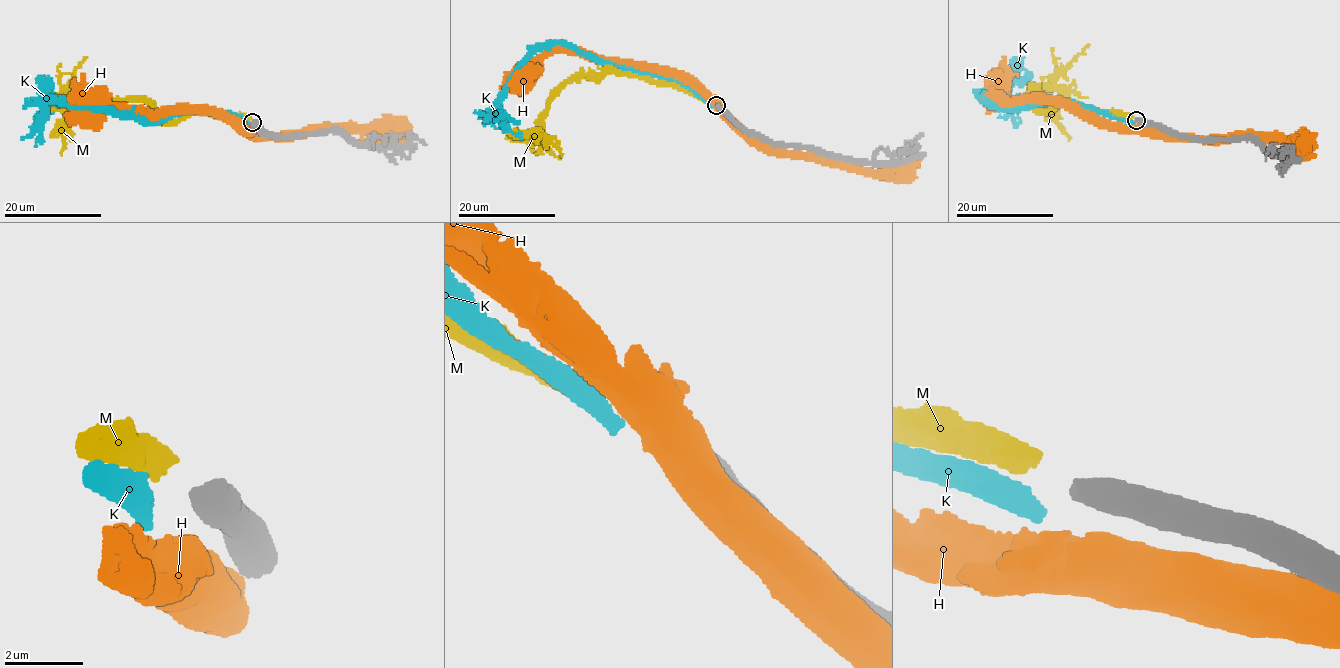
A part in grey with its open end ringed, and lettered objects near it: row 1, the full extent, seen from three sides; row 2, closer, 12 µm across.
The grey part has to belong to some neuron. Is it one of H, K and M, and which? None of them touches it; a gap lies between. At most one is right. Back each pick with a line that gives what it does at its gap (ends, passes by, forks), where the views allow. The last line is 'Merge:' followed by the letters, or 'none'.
M: it ends
Merge: M

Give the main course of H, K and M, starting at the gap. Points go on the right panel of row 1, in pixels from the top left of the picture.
H: (1135, 126), (1111, 126), (1067, 104), (992, 98), (1001, 60)
K: (1131, 120), (1079, 104), (1043, 102), (997, 107), (979, 100), (983, 92), (1007, 83), (1011, 96), (1044, 96)
M: (1133, 116), (1060, 105), (1039, 111), (1036, 88), (1030, 86), (1051, 85), (1048, 107), (1070, 141)

